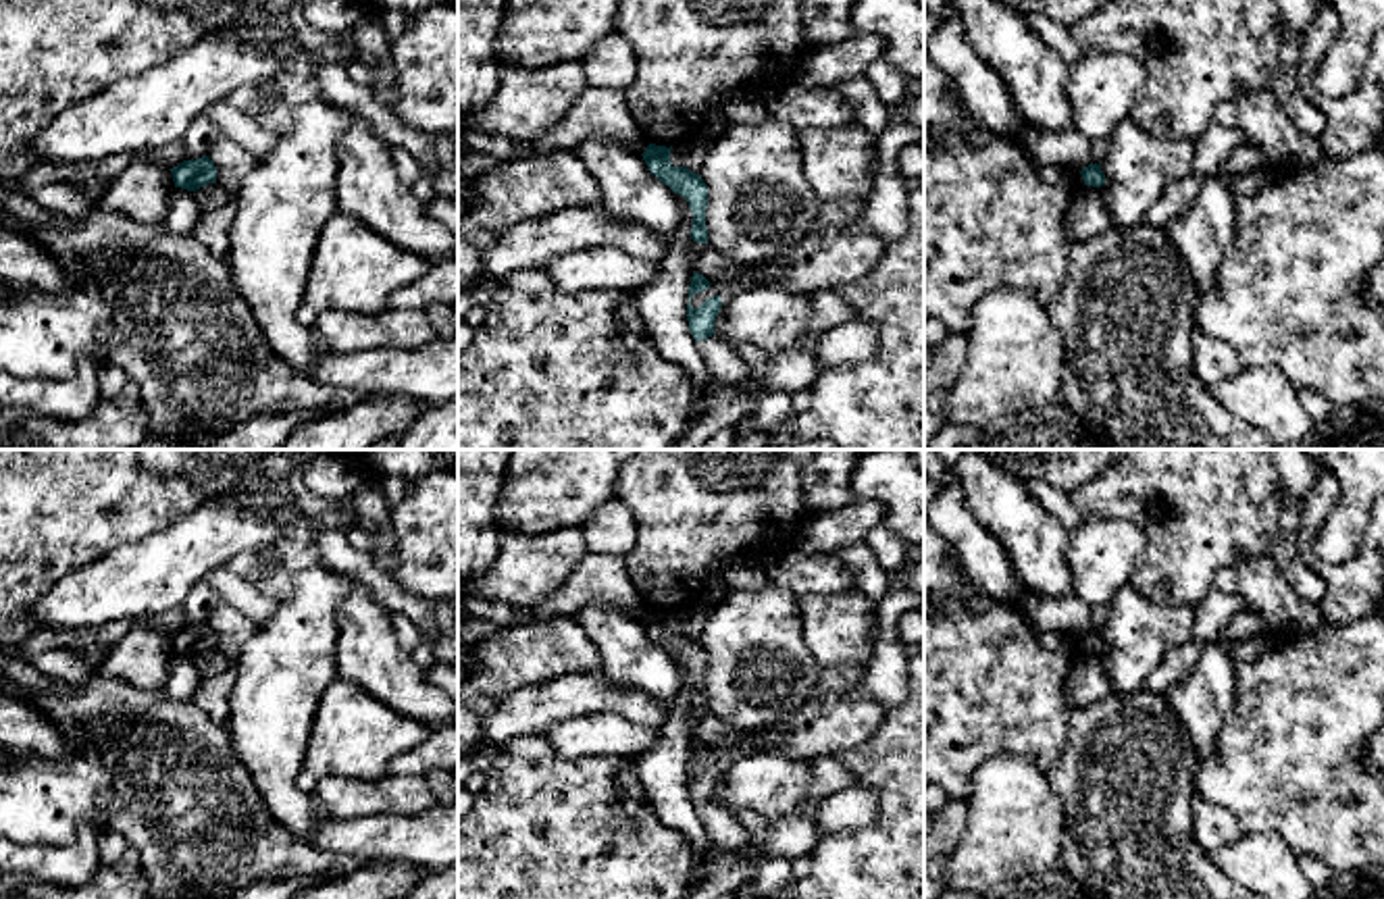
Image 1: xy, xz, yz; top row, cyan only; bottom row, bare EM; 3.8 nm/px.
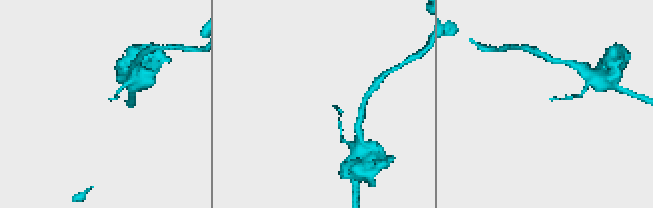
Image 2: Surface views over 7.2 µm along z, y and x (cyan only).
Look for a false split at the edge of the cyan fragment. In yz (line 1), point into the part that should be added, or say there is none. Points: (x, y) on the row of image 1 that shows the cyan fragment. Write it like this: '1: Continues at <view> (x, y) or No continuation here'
1: No continuation here

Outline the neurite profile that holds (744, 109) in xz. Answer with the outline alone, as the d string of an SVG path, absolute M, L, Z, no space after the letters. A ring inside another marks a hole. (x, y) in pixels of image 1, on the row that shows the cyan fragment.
M739 96L724 106L724 123L758 125L768 117L764 100Z

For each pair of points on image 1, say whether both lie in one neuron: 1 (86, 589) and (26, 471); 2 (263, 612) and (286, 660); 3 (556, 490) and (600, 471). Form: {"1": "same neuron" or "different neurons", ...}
{"1": "different neurons", "2": "different neurons", "3": "same neuron"}

